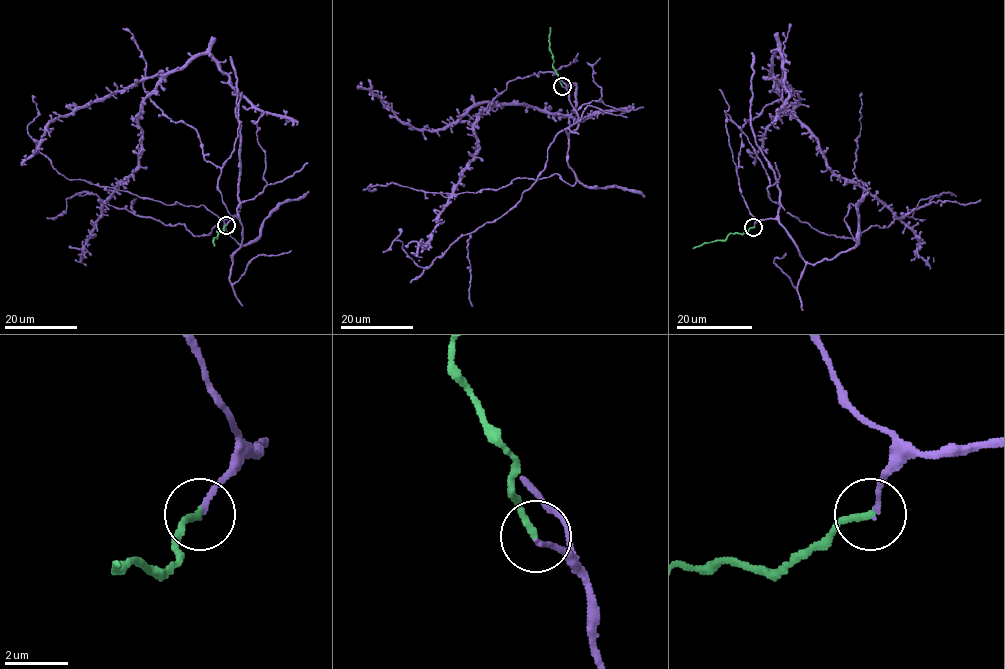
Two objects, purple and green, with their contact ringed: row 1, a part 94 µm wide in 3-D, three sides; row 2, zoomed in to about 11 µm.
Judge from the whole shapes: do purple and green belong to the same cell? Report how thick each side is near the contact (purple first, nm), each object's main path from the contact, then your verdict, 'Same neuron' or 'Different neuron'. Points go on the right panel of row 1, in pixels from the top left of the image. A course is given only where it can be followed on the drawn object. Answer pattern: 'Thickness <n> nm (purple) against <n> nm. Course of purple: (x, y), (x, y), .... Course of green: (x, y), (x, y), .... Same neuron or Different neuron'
Thickness 140 nm (purple) against 220 nm. Course of purple: (754, 227), (777, 220), (810, 263), (856, 245), (843, 220), (865, 191), (853, 169), (861, 93). Course of green: (753, 227), (742, 233), (732, 233), (724, 240), (693, 248). Same neuron

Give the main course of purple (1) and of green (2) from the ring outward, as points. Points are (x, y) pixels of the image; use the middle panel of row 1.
1: (562, 87), (578, 114), (567, 155), (573, 185), (556, 173), (474, 193), (391, 182), (368, 190)
2: (562, 86), (552, 66), (550, 27)

